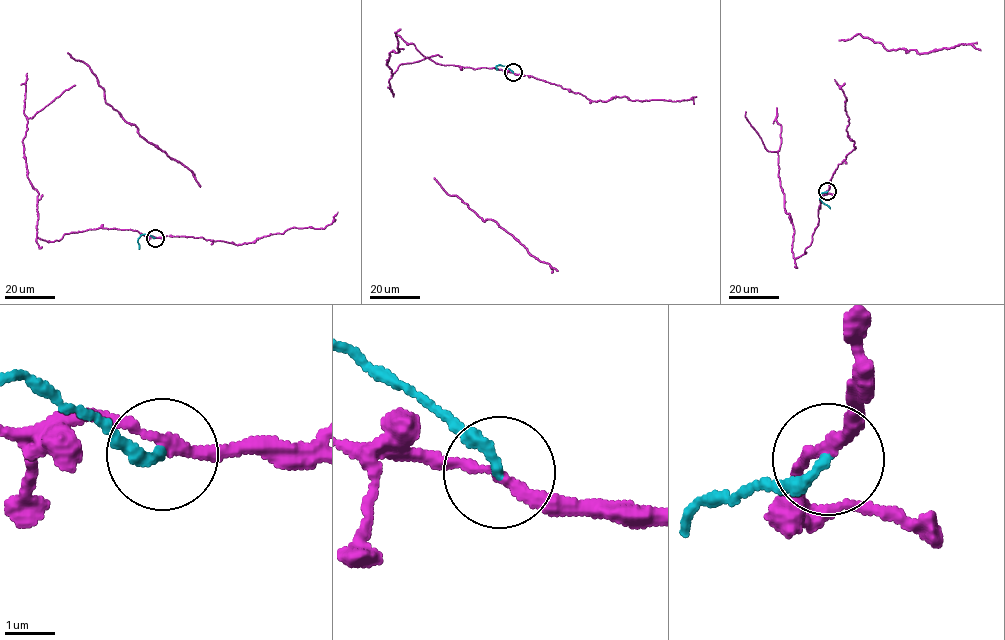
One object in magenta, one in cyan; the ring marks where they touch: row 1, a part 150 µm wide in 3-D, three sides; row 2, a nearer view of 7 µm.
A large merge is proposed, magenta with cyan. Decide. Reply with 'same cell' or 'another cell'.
another cell

